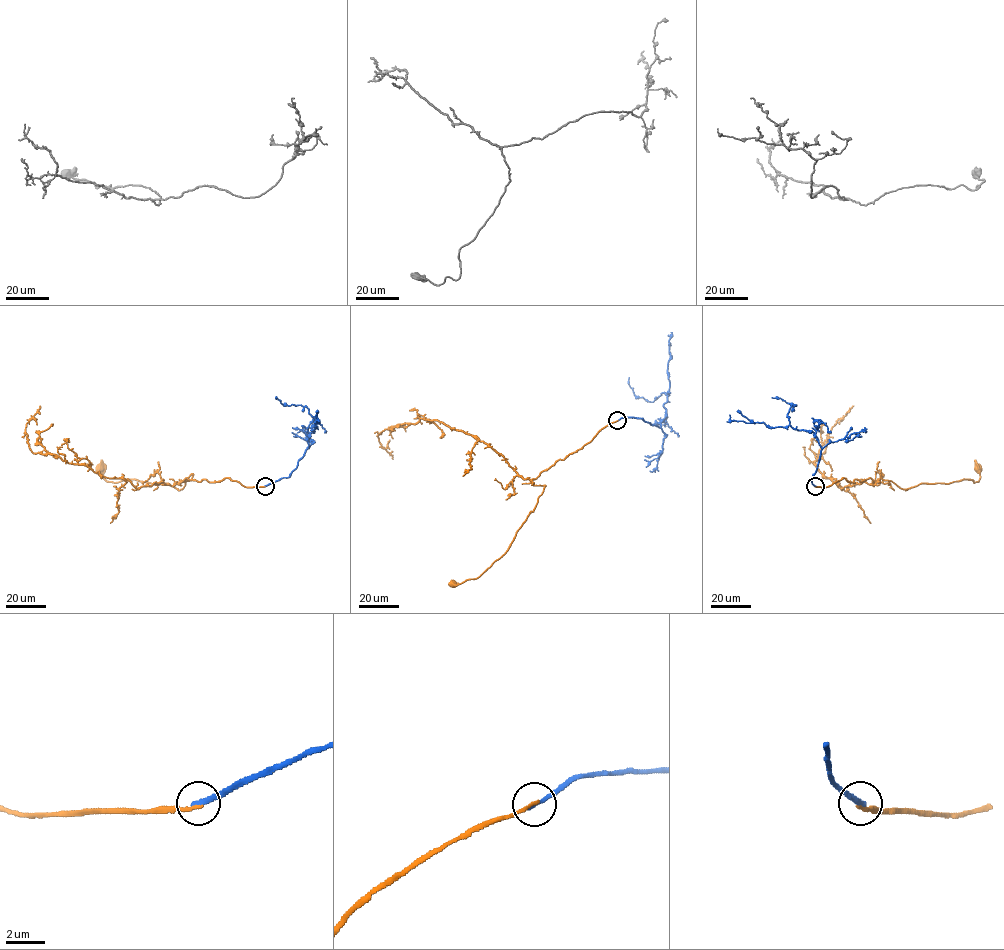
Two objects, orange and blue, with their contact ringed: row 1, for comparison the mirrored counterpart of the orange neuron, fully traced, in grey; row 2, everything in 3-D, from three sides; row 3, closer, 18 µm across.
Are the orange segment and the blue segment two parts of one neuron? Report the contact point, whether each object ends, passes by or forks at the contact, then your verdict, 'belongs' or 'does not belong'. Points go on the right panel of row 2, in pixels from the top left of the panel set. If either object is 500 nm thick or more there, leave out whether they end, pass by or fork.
place (815, 486); orange ends; blue ends; belongs

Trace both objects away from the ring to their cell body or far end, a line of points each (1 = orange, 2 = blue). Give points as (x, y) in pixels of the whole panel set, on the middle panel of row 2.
1: (617, 421), (531, 480), (534, 485), (545, 485), (534, 510), (516, 532), (509, 549), (479, 576), (452, 584)
2: (617, 421), (640, 418), (660, 427), (666, 416), (669, 395), (662, 393), (653, 402), (637, 397), (629, 377)

